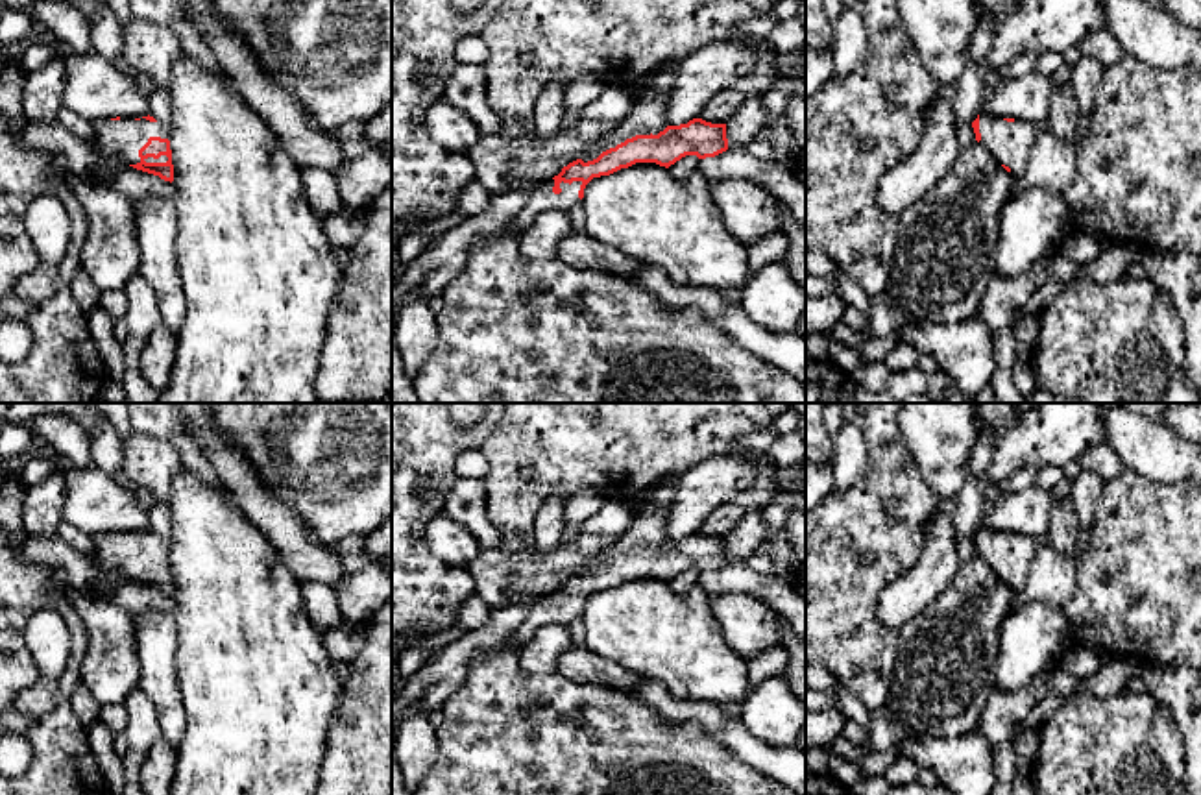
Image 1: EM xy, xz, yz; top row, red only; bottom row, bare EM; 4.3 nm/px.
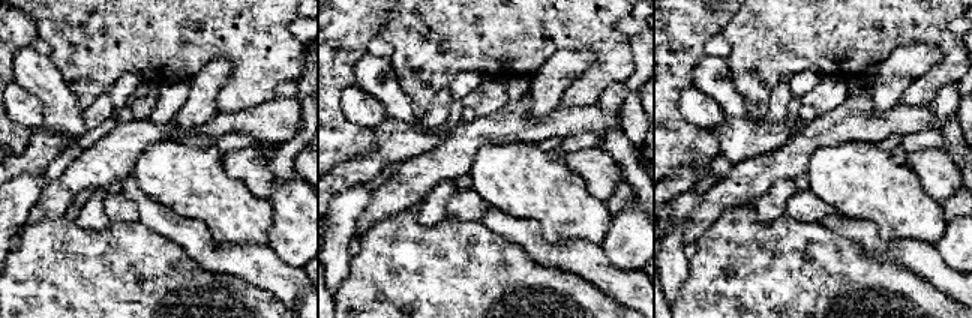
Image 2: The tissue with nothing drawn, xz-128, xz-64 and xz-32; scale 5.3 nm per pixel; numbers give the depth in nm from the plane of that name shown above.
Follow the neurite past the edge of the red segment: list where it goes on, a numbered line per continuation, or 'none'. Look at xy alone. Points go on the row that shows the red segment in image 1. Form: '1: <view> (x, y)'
1: xy (119, 141)

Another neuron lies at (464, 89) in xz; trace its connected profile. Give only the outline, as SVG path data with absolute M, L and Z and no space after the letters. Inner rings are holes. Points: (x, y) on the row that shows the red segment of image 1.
M458 63L445 81L443 100L466 113L480 135L501 133L501 122L488 104L482 65Z

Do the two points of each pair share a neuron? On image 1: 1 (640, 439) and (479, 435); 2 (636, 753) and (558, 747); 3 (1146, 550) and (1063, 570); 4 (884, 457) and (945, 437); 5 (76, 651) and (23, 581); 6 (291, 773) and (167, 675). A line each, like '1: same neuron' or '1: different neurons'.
1: different neurons
2: same neuron
3: different neurons
4: different neurons
5: same neuron
6: different neurons

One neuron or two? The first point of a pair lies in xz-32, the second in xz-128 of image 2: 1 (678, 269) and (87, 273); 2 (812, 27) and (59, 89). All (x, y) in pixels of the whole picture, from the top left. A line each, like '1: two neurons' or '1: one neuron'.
1: two neurons
2: two neurons

